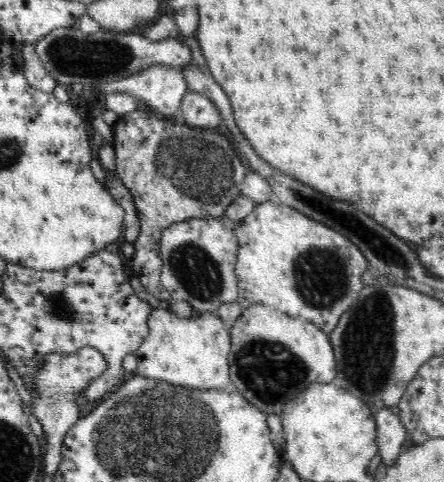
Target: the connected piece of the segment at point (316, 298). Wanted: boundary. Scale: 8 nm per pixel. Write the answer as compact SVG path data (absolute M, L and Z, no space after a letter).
M277 199L256 204L246 218L236 223L235 232L238 254L234 272L238 281L237 301L242 308L256 304L268 305L292 318L308 320L316 324L322 332L330 334L338 324L340 316L350 308L350 304L364 288L360 278L370 266L363 252L342 234L332 232L332 228L314 222L312 218L296 212L294 208L288 208Z

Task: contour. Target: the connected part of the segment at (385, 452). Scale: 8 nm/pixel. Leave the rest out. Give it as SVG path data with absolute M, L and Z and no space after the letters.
M388 407L378 409L376 419L376 442L384 464L394 464L403 451L404 442L409 440L408 432L397 415Z

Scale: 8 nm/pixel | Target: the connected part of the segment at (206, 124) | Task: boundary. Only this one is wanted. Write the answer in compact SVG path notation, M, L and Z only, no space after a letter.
M192 90L186 92L180 109L180 120L192 127L215 130L220 124L219 110L207 94Z

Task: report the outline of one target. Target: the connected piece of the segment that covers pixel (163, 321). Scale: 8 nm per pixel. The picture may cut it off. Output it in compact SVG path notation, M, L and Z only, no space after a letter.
M157 307L156 309L152 308L146 323L148 323L148 336L144 336L142 344L134 352L137 356L137 370L134 374L168 382L172 385L198 388L200 390L208 390L208 388L222 390L230 384L229 354L231 351L231 336L228 328L216 312L195 313L191 317L181 318L169 308Z

